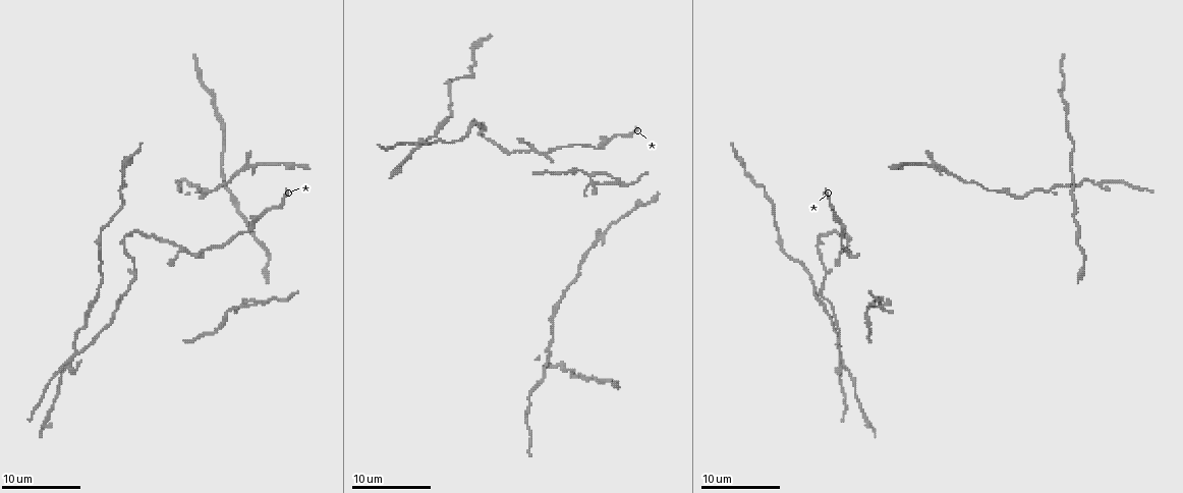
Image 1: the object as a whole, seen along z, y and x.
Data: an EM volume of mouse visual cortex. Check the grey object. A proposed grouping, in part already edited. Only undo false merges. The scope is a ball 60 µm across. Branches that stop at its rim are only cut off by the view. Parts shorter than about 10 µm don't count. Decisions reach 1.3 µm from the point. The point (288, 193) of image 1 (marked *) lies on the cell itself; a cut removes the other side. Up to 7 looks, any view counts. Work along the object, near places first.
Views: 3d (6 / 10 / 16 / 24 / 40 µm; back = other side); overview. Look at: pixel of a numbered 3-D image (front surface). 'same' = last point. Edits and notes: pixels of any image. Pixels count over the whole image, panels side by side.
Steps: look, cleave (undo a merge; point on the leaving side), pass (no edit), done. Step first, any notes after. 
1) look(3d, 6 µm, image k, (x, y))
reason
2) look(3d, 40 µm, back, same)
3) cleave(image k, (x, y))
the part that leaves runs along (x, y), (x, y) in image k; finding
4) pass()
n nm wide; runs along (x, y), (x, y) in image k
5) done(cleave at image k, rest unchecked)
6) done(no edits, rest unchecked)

look(3d, 16 µm, image 1, (603, 232))
two arms in line, one across

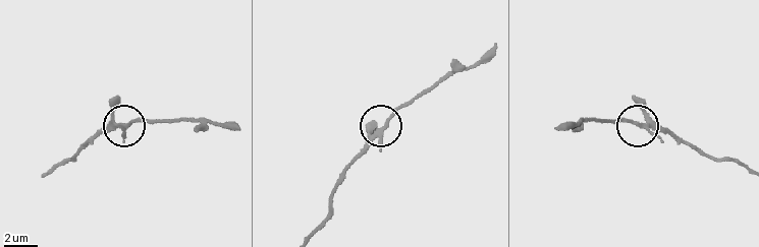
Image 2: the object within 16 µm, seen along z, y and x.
look(3d, 6 µm, image 2, (126, 124))

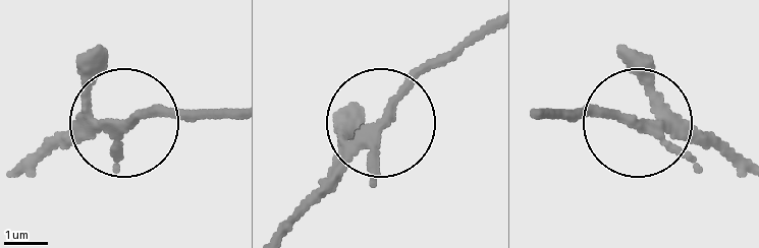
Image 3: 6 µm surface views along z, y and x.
pass()
continuous, no second cell

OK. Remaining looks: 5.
look(3d, 6 µm, image 1, (550, 342))
sudden change in width

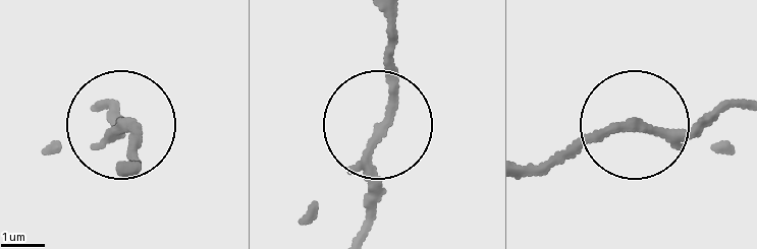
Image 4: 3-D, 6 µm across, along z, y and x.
pass()
runs along (394, 22), (394, 100), (372, 154), (365, 231) in image 4; all the same cell

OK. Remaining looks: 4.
look(3d, 10 µm, image 1, (74, 354))
a fork

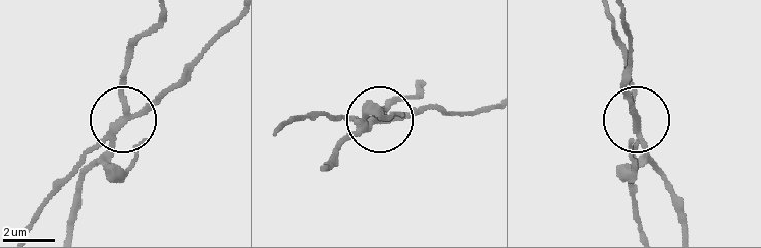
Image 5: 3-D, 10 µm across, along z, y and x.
cleave(image 5, (97, 159))
200 nm wide; the part that leaves runs along (120, 122), (133, 46), (157, 30) in image 5; two cells meet here

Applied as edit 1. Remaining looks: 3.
look(3d, 6 µm, image 1, (193, 253))
three-way junction

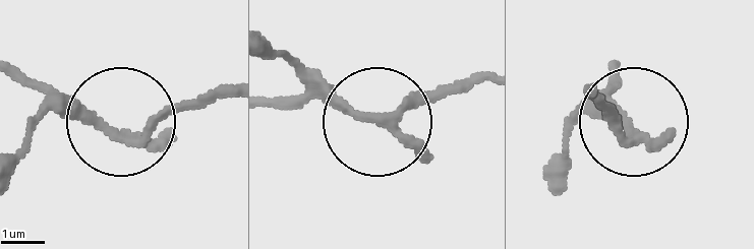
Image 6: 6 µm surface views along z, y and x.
pass()
runs along (589, 82), (634, 126), (612, 97), (612, 64) in image 6; continuous, no second cell

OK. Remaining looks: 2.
done(cleave at image 5, rest unchecked)

